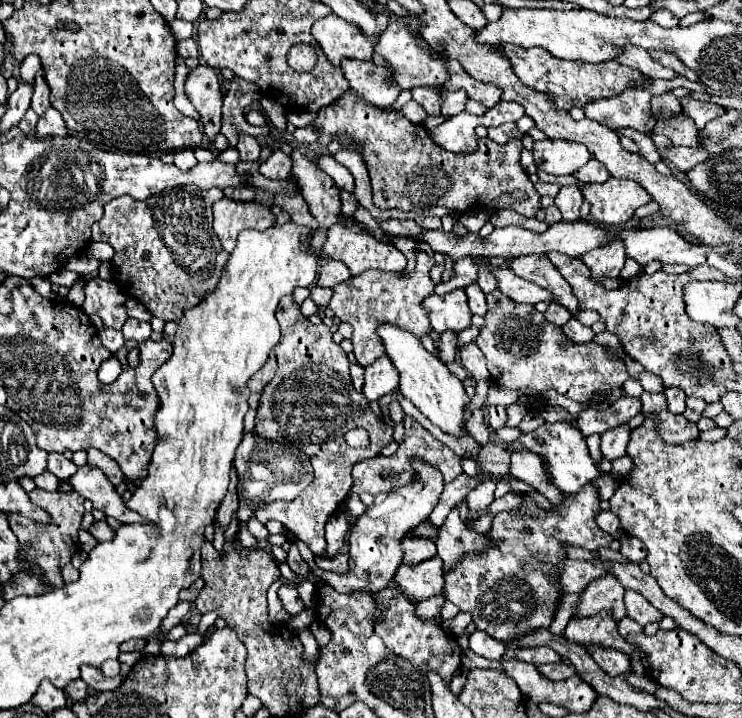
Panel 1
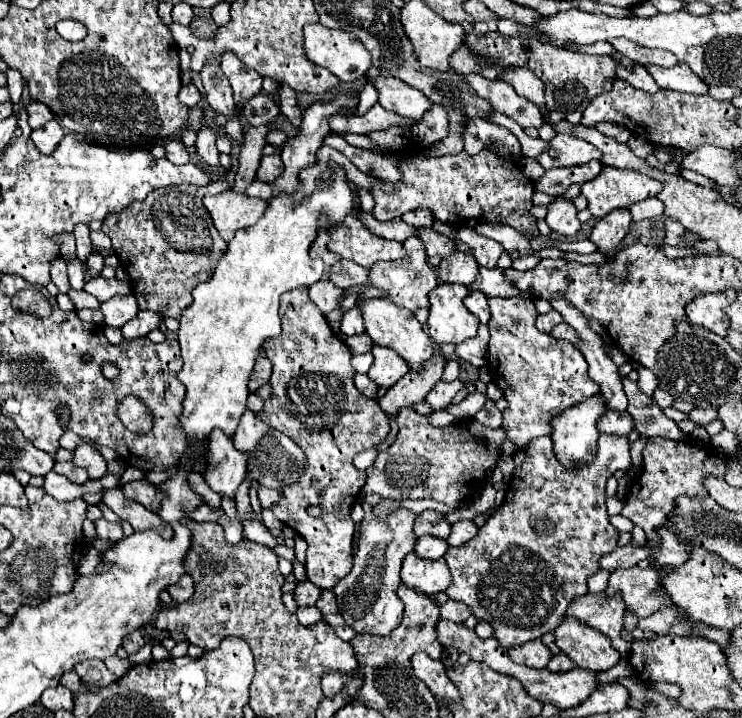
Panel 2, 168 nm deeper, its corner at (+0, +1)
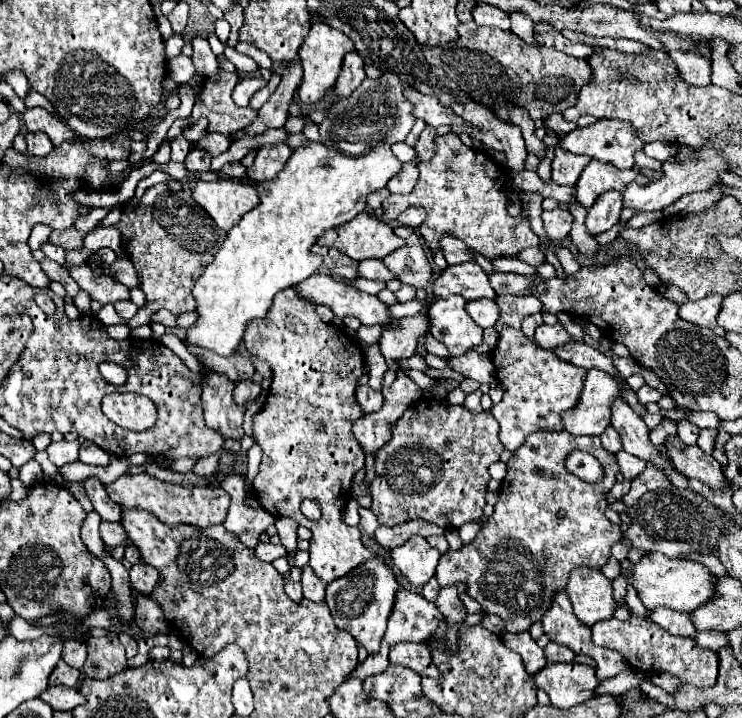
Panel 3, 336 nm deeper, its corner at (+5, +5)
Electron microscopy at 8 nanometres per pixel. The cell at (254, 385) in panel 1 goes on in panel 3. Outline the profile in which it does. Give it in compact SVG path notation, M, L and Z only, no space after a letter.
M187 346L185 348L193 354L193 356L199 356L201 362L209 368L209 370L215 370L215 372L221 372L221 374L227 374L229 380L233 382L241 382L241 380L251 380L253 374L255 374L255 368L253 368L253 362L249 358L243 358L243 356L219 356L211 350L203 350L199 346Z

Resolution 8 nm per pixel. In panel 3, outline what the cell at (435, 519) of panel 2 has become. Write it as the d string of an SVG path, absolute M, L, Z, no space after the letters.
M413 520L413 522L405 522L397 528L387 528L387 526L379 526L379 530L375 530L375 542L377 546L381 546L383 550L393 550L395 546L405 544L411 536L419 534L419 536L441 536L445 530L441 526L423 522L423 520Z

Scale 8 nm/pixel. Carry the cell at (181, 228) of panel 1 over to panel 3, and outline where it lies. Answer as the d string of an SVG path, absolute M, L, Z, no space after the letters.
M155 184L145 190L139 208L123 214L115 226L121 232L121 244L141 276L141 290L147 296L147 306L139 308L127 326L137 328L149 324L151 314L159 308L165 308L175 316L191 312L197 306L191 290L227 238L227 232L219 230L213 218L197 206L191 198L191 190L183 188L179 192L171 192L167 184Z

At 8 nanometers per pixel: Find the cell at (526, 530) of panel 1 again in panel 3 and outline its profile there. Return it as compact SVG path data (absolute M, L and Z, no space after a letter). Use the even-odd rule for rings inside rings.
M533 432L525 440L525 446L513 452L513 458L507 464L507 476L499 490L499 502L487 524L479 530L477 538L463 546L461 550L441 554L437 564L437 580L441 586L467 582L467 594L475 598L487 614L497 614L505 620L507 632L529 630L529 626L541 620L541 614L549 608L553 594L559 588L565 588L569 580L569 572L577 566L589 566L601 570L611 556L611 546L619 542L621 530L617 524L609 522L605 516L605 508L609 506L605 494L615 484L615 476L619 472L617 460L603 446L599 436L573 436L561 432ZM573 450L593 452L593 456L605 468L605 480L599 484L587 484L565 470L565 458Z

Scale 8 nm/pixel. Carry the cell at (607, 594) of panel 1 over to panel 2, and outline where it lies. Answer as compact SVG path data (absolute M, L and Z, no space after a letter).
M632 566L628 570L618 568L610 574L608 588L604 594L606 598L620 594L626 604L626 610L642 618L664 606L662 598L654 598L654 594L650 594L654 586L660 586L660 572L656 572L652 566L646 570L640 566Z

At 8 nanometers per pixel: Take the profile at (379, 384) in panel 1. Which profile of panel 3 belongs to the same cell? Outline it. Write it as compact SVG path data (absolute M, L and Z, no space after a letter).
M417 314L411 318L397 318L389 328L383 330L379 346L389 368L397 370L395 360L415 354L417 340L429 332L429 326L429 316Z

